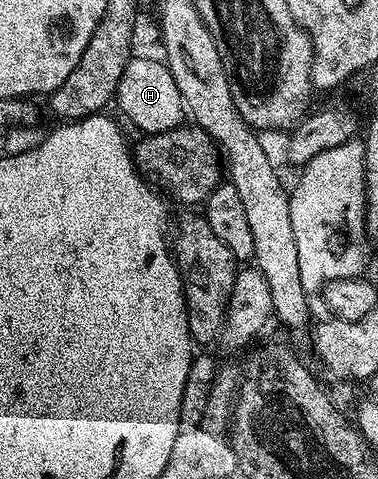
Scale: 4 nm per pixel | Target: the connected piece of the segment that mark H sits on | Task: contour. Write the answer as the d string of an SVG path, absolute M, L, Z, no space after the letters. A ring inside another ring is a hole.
M132 56L121 75L114 100L124 115L122 118L129 119L142 134L172 131L182 126L187 117L180 89L166 62L151 57Z

